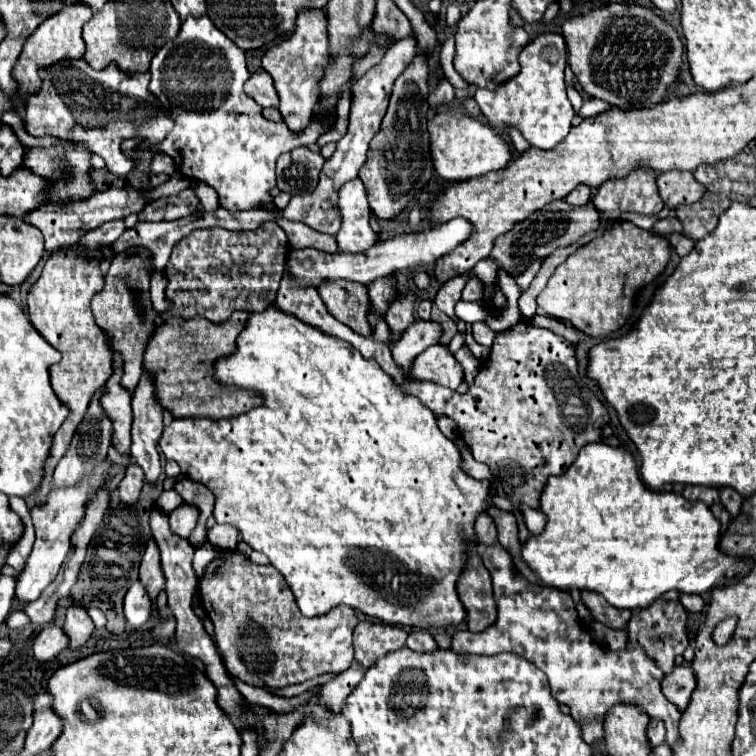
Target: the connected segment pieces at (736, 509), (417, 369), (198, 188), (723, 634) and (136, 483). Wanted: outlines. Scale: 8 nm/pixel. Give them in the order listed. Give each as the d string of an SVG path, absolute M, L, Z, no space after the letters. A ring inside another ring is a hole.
M720 487L720 499L722 499L722 505L726 507L726 511L728 511L732 517L736 517L736 515L740 513L744 499L742 499L734 489L730 489L730 487Z
M432 345L412 365L410 375L418 381L432 381L454 391L464 379L464 371L454 355L444 345Z
M192 181L190 187L196 191L196 197L200 199L200 209L206 209L206 211L214 211L218 207L218 195L214 189L210 189L206 183L202 181Z
M729 617L721 621L712 633L714 642L718 645L726 644L732 638L737 622L737 617Z
M132 463L118 485L118 497L124 505L134 505L138 501L140 491L142 491L142 481L144 481L142 467L138 463Z

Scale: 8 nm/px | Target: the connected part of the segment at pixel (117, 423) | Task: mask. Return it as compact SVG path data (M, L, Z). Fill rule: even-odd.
M112 349L112 361L114 361L114 375L106 383L106 393L100 397L100 405L104 413L114 421L112 431L112 447L124 455L130 457L130 425L132 425L132 395L128 389L122 387L122 355Z

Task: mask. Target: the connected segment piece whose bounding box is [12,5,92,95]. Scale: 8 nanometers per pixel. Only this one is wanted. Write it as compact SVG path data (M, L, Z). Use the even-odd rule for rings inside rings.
M64 5L62 11L50 15L46 21L42 21L42 25L38 25L38 29L28 37L18 63L14 67L14 79L20 85L20 93L36 93L40 87L40 77L38 77L38 69L40 67L48 67L60 59L78 59L84 55L86 47L82 41L82 25L92 17L92 9L88 5Z

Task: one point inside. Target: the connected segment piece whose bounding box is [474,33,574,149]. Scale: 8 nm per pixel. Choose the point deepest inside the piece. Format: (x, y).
(535, 102)

